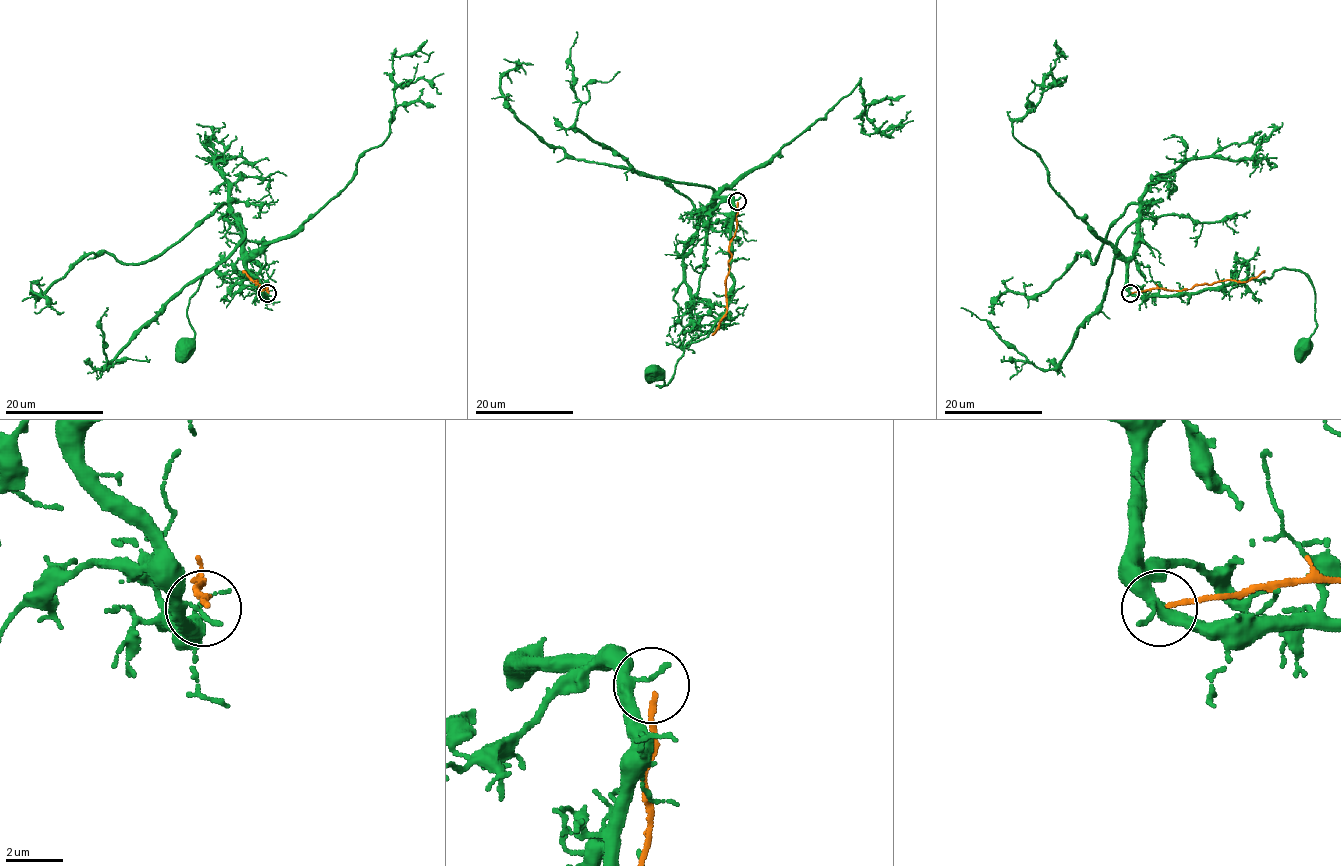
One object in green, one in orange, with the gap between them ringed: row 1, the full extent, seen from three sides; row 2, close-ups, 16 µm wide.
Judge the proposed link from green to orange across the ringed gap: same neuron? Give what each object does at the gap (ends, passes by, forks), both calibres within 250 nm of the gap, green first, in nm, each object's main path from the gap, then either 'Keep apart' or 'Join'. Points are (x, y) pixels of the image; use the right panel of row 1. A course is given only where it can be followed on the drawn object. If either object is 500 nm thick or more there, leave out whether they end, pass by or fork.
At the ring green passes by. At the ring orange ends. Thickness 200 nm (green) against 170 nm. Course of green: (1130, 293), (1197, 294), (1267, 278), (1275, 271), (1298, 270), (1314, 292), (1316, 326), (1302, 348). Course of orange: (1131, 293), (1162, 288), (1187, 289), (1227, 279), (1244, 282), (1257, 277), (1265, 270). Keep apart

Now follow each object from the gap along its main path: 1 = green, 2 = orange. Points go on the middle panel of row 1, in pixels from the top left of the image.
1: (737, 200), (730, 303), (705, 338), (685, 345), (666, 384), (656, 386), (663, 384), (657, 372)
2: (737, 202), (736, 232), (728, 248), (731, 258), (726, 276), (726, 314), (712, 335)

